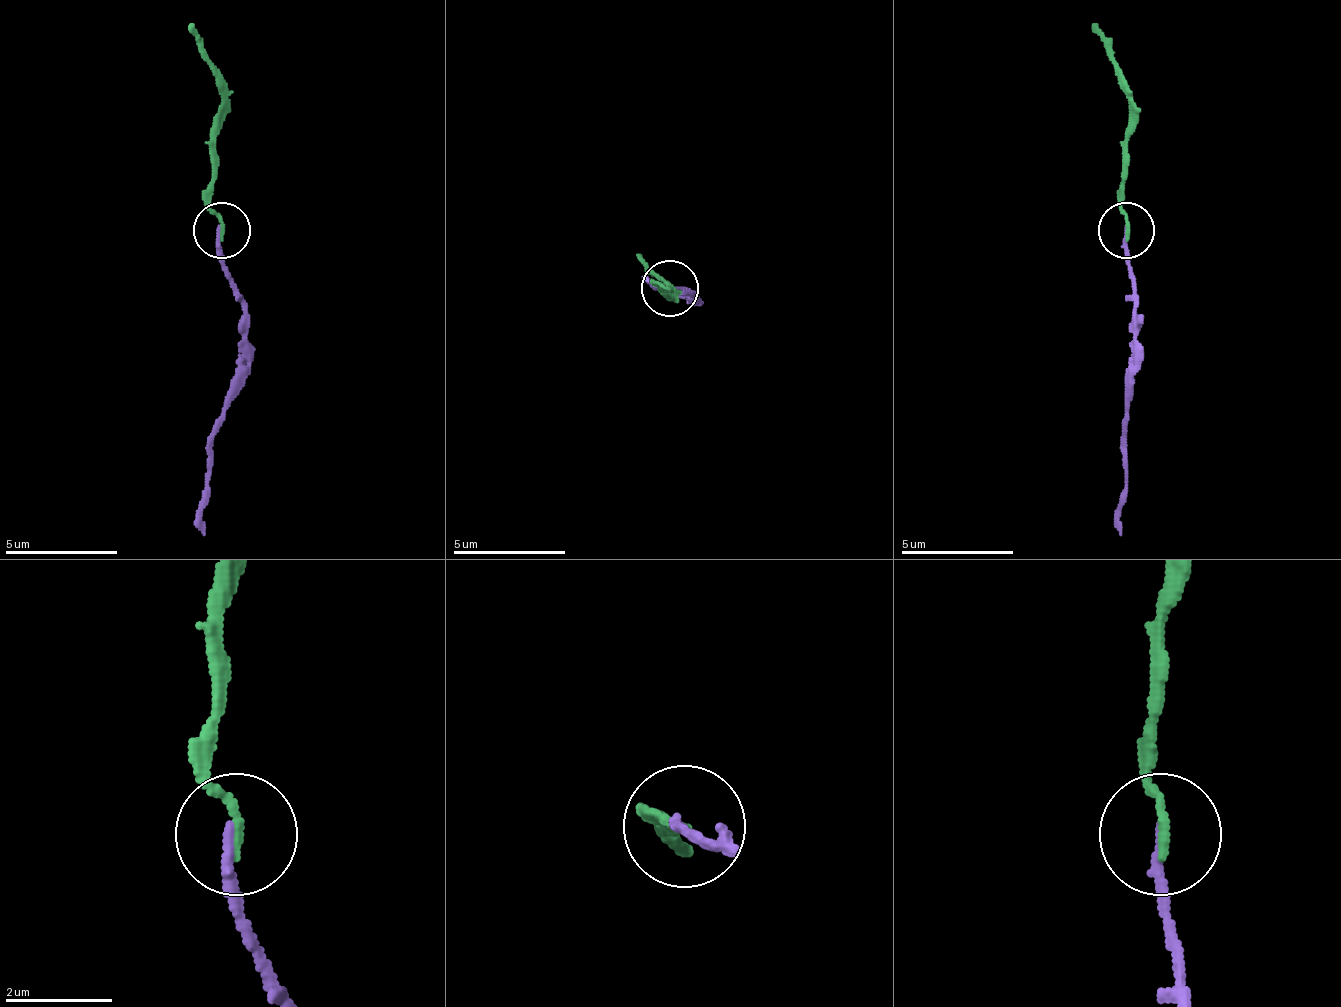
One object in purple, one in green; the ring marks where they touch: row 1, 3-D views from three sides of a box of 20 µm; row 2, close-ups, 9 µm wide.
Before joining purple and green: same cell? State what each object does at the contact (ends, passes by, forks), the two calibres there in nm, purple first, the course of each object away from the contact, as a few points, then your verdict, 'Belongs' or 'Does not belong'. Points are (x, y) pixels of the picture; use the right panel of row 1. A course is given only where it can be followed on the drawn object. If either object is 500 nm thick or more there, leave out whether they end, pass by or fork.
At the ring purple ends. At the ring green ends. Thickness 180 nm (purple) against 170 nm. Course of purple: (1127, 229), (1133, 313), (1133, 387), (1122, 534). Course of green: (1127, 229), (1122, 206), (1127, 81), (1093, 25). Belongs

